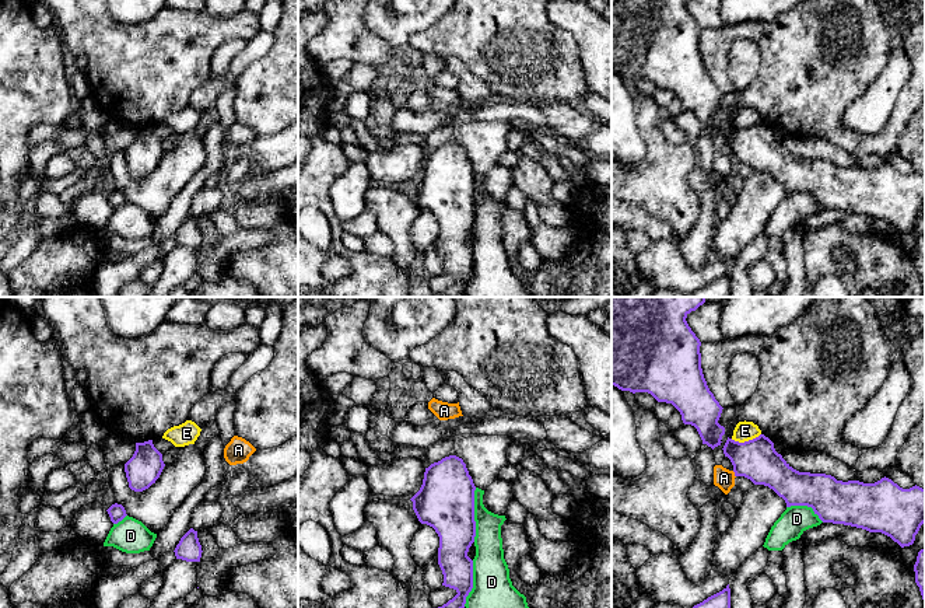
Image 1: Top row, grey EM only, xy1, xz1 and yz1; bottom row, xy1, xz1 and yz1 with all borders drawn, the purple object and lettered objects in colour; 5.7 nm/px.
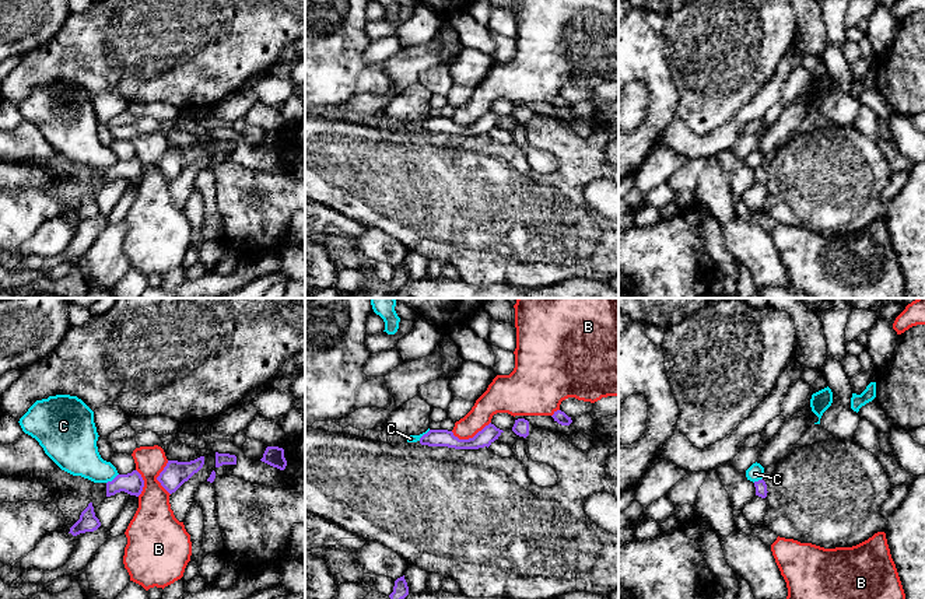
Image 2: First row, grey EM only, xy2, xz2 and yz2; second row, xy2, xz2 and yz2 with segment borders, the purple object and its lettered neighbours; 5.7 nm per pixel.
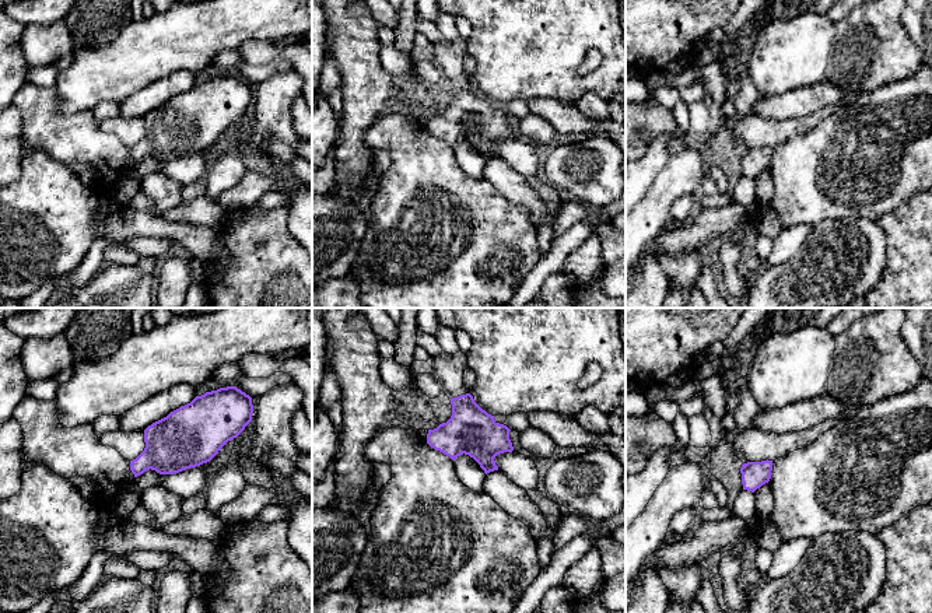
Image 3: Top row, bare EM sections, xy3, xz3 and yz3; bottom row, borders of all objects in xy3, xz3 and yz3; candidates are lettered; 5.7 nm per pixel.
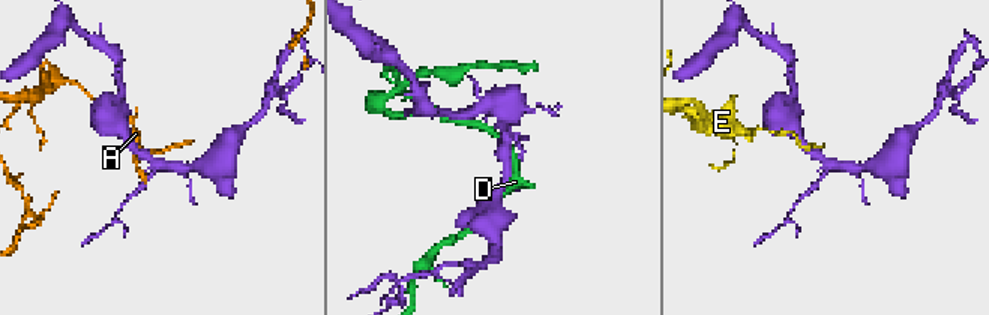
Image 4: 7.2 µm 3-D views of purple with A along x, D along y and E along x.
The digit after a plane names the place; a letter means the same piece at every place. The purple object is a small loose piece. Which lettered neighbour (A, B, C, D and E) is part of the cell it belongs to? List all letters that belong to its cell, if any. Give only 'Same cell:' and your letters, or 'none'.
Same cell: none

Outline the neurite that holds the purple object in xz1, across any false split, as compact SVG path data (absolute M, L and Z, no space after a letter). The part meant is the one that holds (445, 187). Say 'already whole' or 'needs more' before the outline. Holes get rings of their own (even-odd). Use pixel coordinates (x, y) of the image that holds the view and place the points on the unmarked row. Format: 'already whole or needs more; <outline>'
already whole; M449 141L425 154L420 177L410 185L418 207L432 213L439 223L438 251L444 261L442 272L458 279L446 290L431 297L462 297L473 275L473 247L467 238L476 223L474 177L476 172L463 146Z

